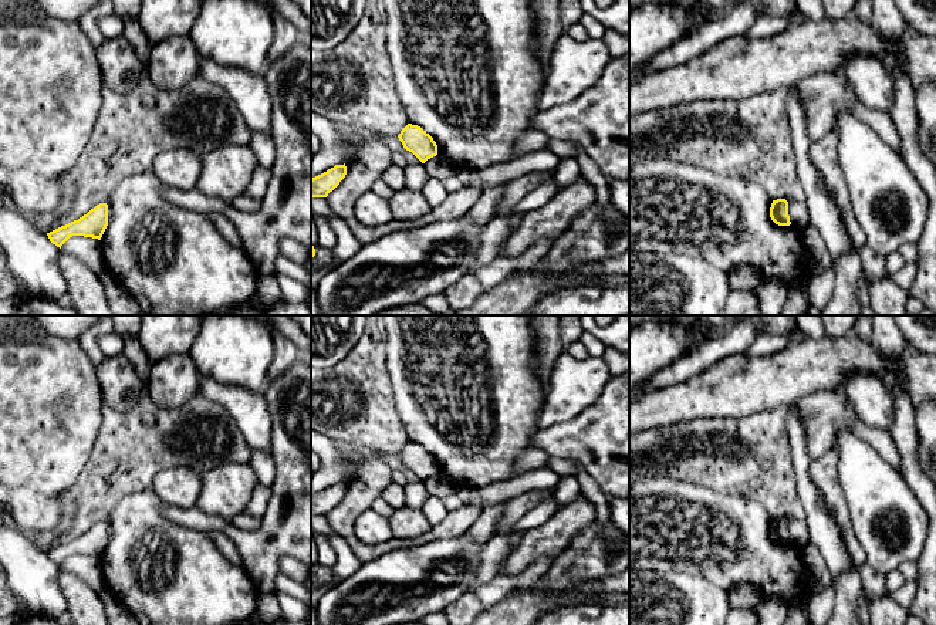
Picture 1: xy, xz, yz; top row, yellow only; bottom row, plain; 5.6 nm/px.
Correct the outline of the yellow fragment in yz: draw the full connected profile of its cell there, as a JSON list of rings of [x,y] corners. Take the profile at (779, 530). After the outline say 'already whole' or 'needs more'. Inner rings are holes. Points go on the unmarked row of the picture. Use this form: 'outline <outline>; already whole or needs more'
outline [[[785,517],[773,518],[770,536],[778,544],[790,544],[788,520]]]; already whole

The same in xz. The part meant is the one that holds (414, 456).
outline [[[408,442],[398,456],[403,466],[412,470],[422,482],[437,473],[436,460],[418,443]]]; already whole

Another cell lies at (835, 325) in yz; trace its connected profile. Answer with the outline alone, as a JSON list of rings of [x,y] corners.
[[[820,315],[828,338],[852,334],[858,315]]]

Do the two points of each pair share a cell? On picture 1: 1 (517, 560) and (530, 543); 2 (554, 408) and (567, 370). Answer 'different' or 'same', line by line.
1: same
2: same

